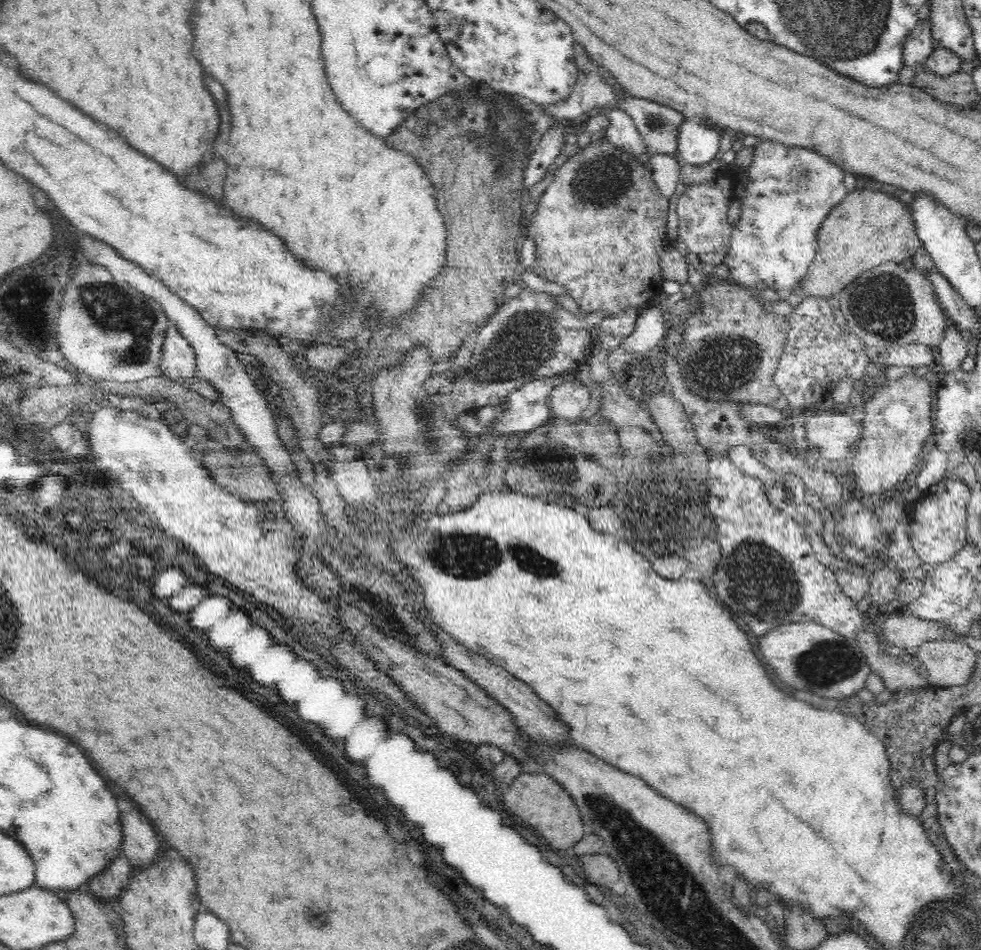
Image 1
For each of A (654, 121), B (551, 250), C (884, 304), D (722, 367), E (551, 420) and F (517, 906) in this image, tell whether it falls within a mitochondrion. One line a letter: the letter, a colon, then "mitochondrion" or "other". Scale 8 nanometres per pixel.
A: mitochondrion
B: other
C: mitochondrion
D: mitochondrion
E: other
F: other

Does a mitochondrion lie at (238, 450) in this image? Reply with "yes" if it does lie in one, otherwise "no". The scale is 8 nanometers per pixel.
no

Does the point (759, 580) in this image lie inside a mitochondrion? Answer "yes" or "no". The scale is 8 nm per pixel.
yes

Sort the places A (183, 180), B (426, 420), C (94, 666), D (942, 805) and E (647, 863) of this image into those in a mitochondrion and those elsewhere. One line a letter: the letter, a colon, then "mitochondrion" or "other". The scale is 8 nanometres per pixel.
A: other
B: mitochondrion
C: other
D: other
E: mitochondrion

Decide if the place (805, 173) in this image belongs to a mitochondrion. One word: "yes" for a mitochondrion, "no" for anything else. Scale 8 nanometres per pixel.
yes

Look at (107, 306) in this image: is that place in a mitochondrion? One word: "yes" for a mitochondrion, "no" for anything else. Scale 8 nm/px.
yes

